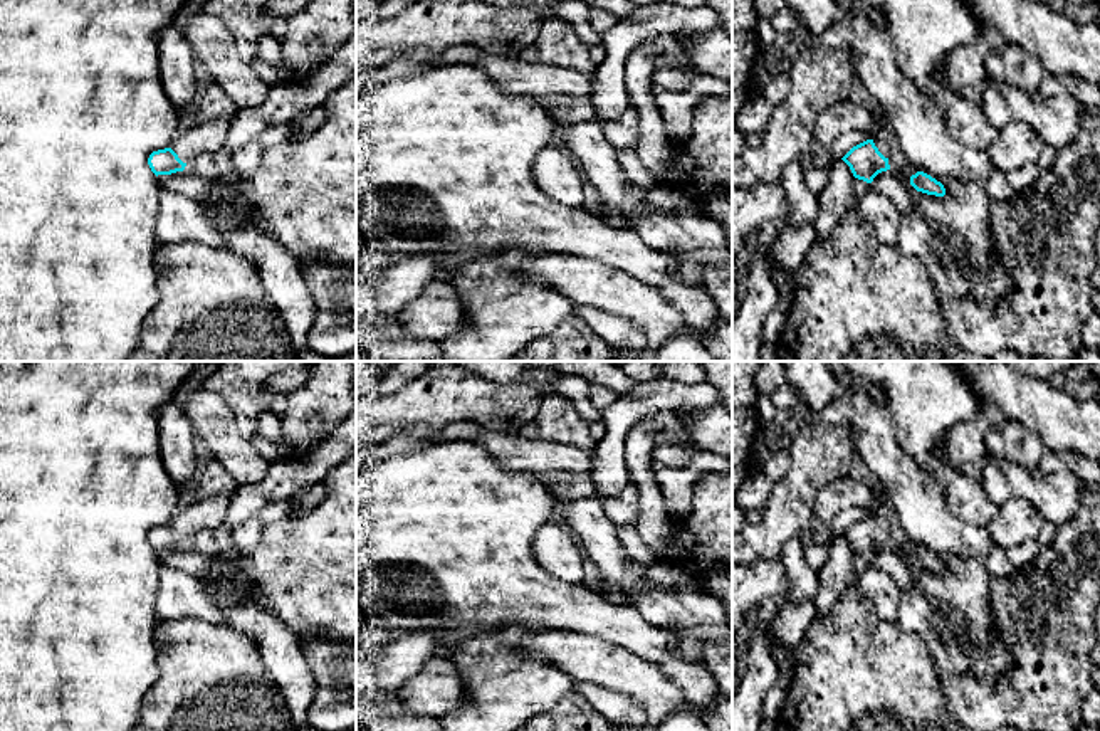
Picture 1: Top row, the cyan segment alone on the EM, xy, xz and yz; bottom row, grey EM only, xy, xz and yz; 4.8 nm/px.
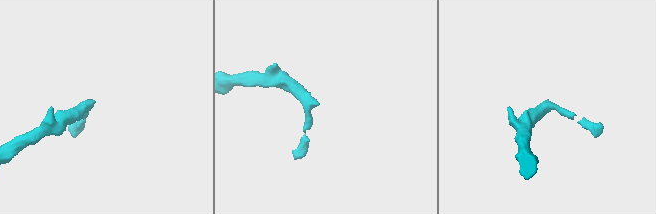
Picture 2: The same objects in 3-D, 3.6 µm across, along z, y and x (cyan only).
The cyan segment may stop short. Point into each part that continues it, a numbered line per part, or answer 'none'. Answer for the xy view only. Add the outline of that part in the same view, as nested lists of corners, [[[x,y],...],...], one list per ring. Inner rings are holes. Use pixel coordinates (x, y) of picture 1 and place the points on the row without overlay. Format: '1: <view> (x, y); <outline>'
1: xy (207, 513); [[[220,494],[215,497],[196,499],[195,502],[180,507],[171,526],[183,539],[208,528],[217,528],[227,521],[227,509],[233,496]]]

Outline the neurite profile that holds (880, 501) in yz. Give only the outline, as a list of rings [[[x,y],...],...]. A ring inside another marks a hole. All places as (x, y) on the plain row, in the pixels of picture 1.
[[[885,489],[873,492],[872,502],[867,506],[870,516],[875,516],[880,511],[887,511],[890,507],[890,496]]]

